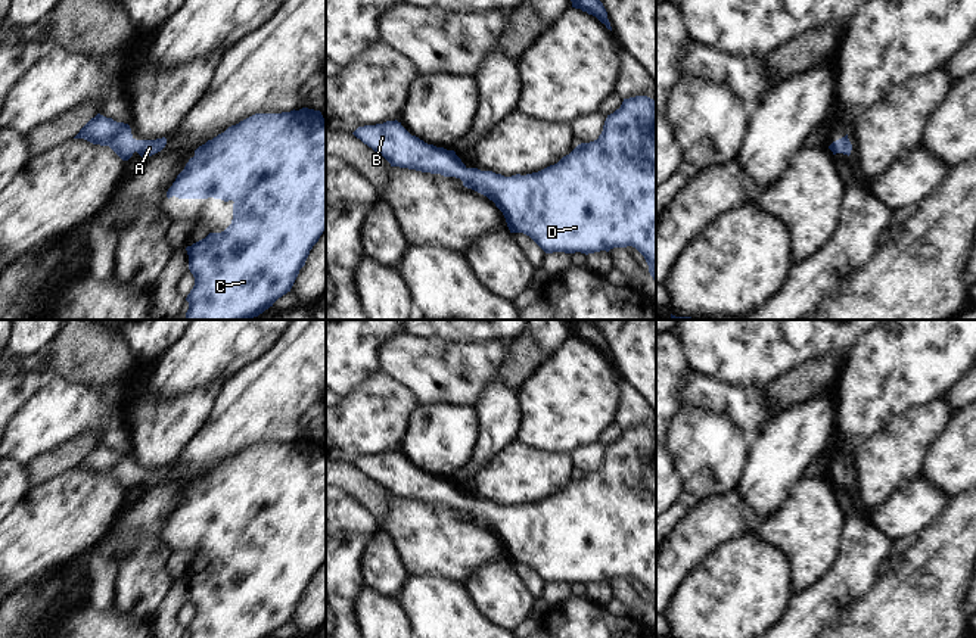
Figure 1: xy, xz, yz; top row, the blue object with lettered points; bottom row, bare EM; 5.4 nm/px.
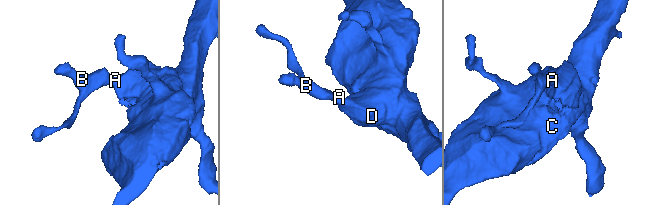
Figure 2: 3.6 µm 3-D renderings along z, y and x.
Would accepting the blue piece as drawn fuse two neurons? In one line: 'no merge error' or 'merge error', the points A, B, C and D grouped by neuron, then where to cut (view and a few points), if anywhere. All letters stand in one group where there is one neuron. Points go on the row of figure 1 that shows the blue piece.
no merge error; groups A B C D; cut none

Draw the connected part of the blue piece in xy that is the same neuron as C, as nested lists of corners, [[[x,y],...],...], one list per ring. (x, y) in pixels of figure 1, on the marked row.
[[[302,108],[255,113],[199,146],[167,192],[167,197],[233,200],[231,224],[187,246],[195,286],[184,320],[252,320],[290,292],[313,246],[326,230],[326,121],[320,111]]]

